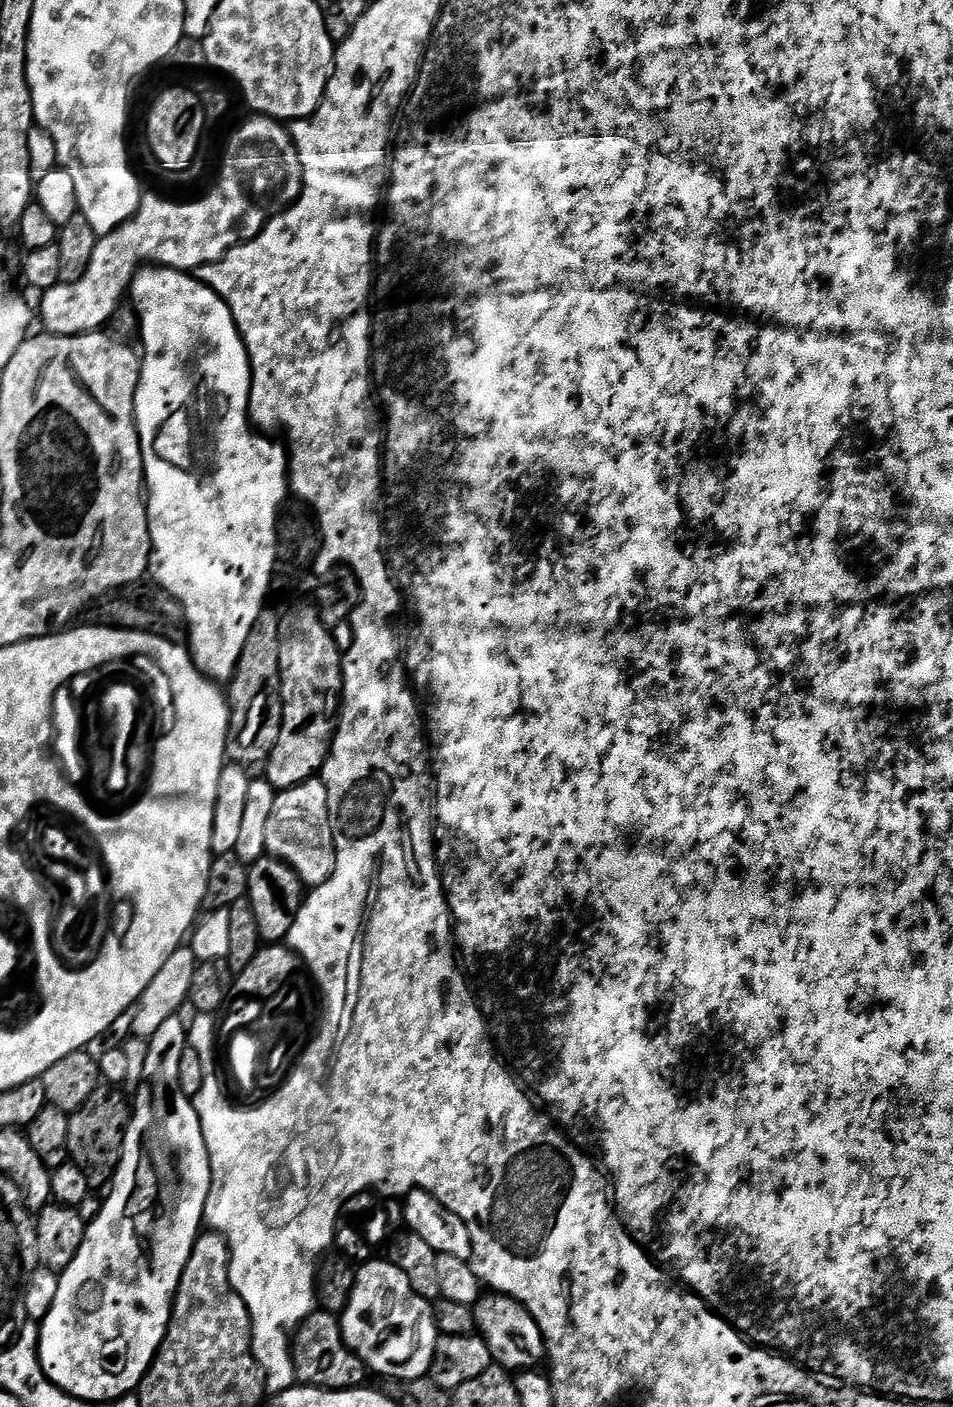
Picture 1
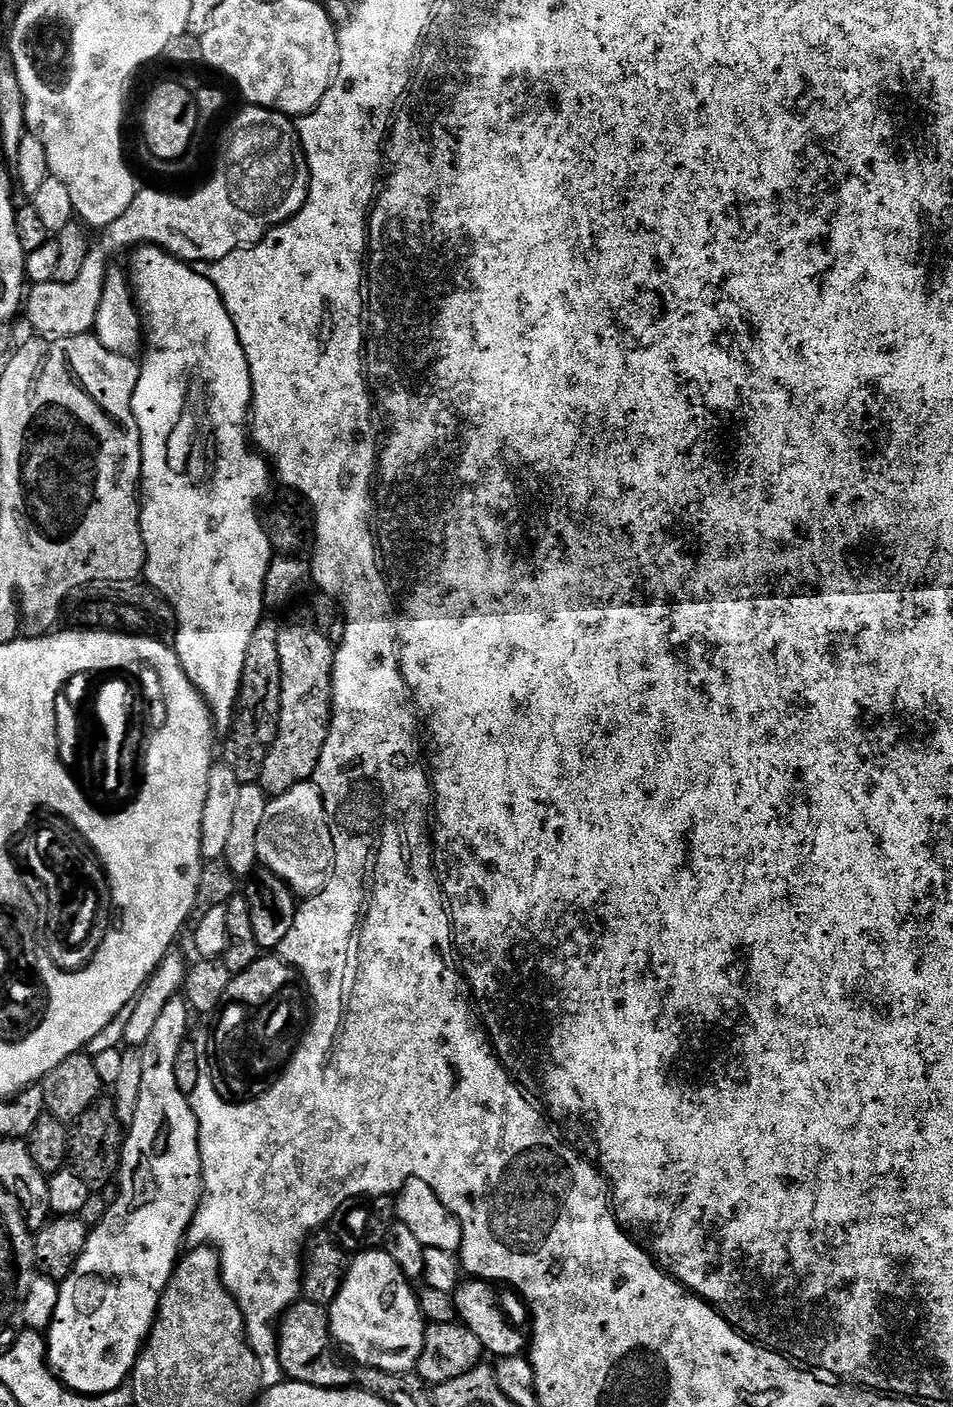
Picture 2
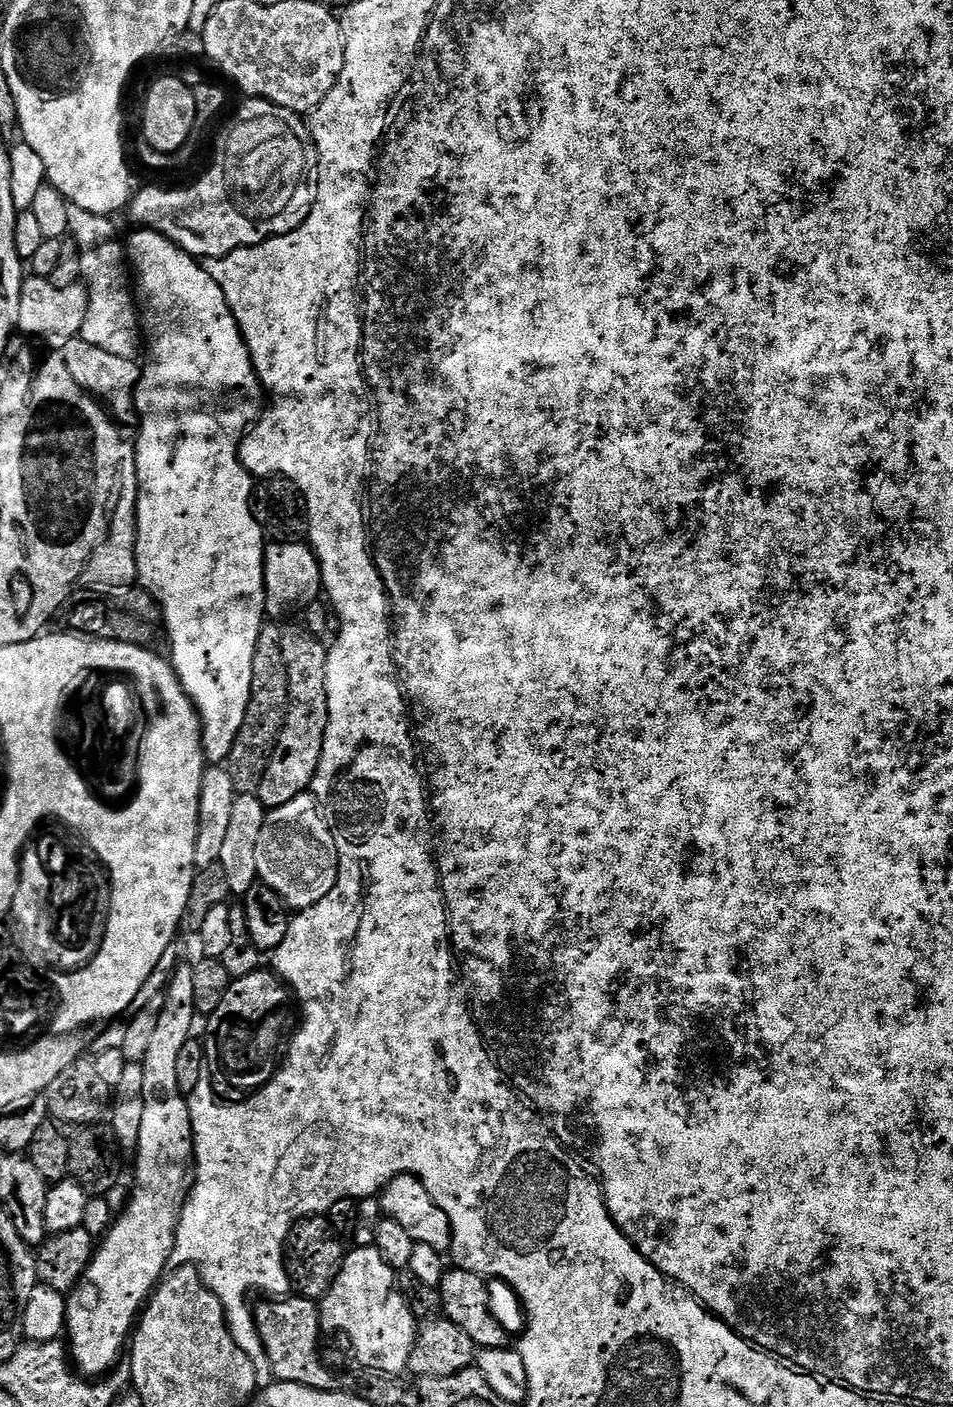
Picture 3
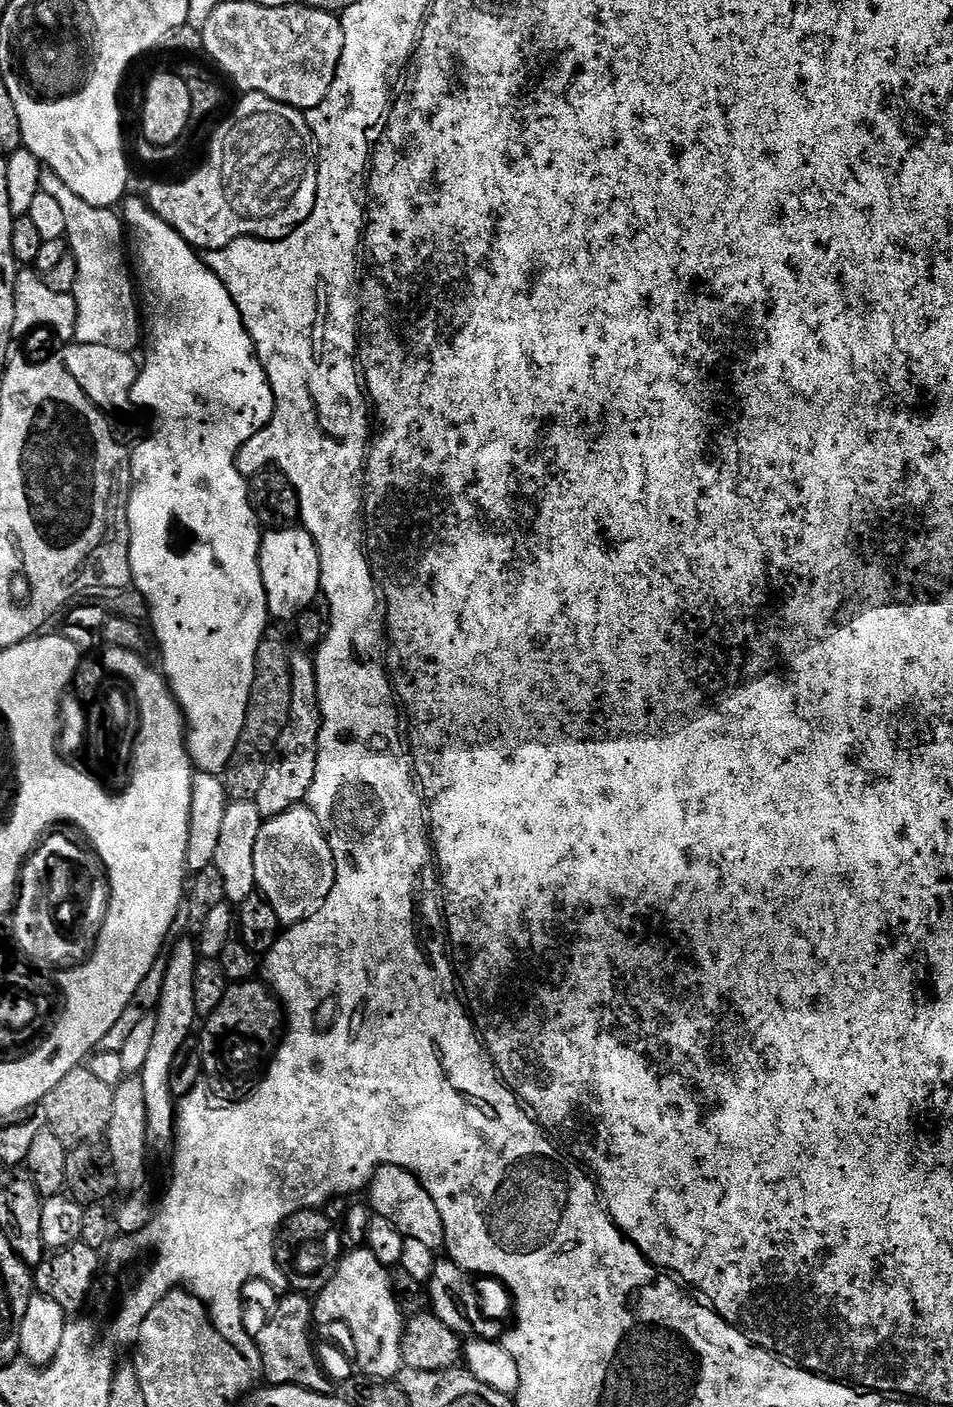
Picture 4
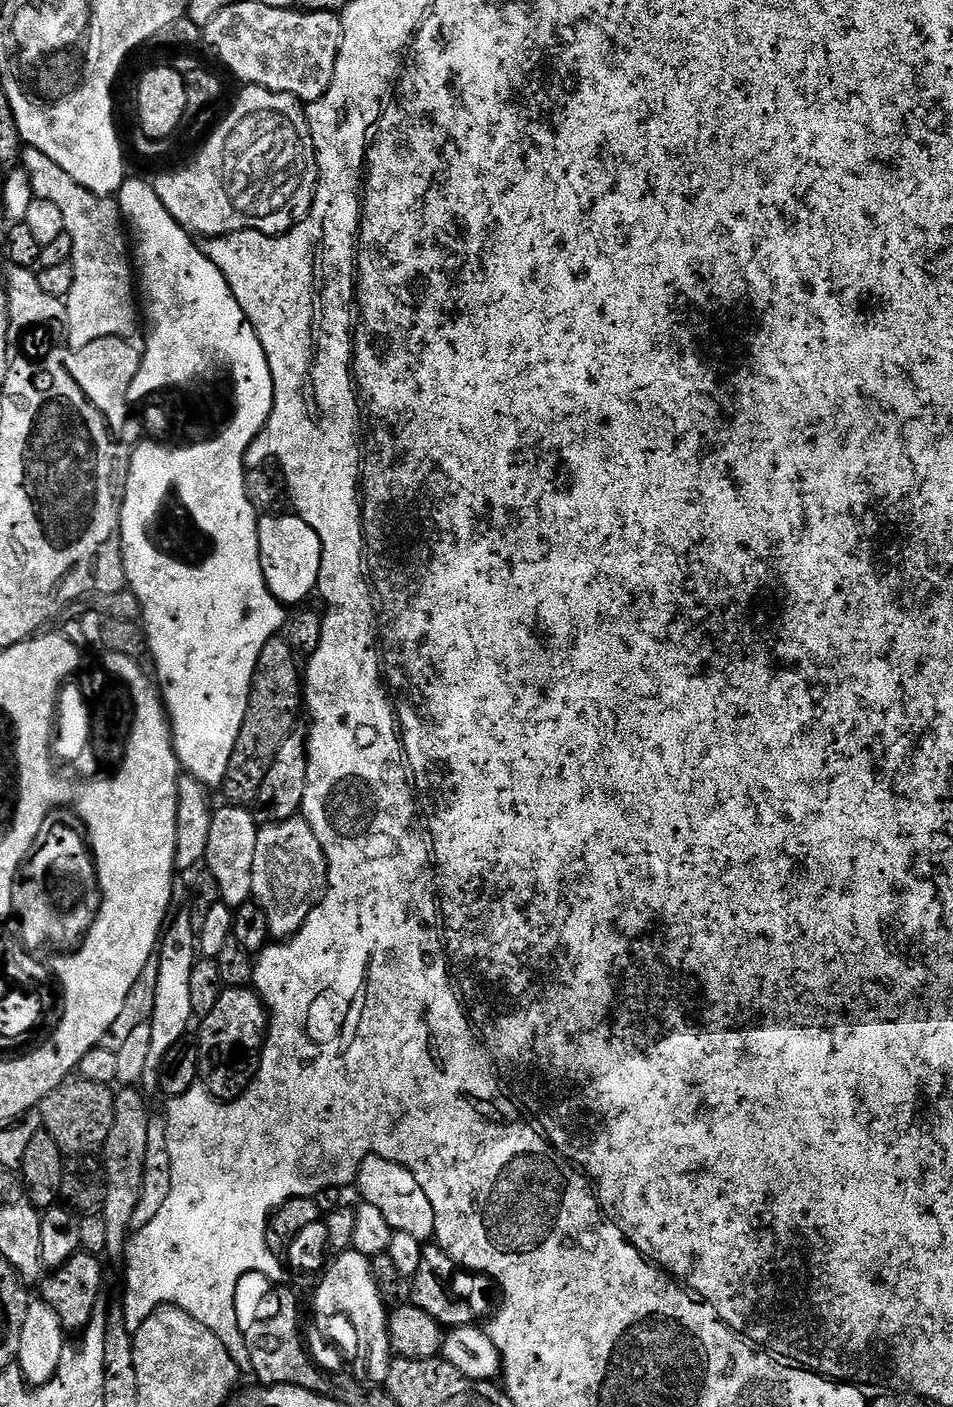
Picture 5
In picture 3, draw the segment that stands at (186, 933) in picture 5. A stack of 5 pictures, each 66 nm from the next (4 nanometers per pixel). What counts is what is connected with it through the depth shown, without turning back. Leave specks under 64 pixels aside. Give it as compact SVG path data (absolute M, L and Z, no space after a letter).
M180 966L172 972L166 991L163 993L158 1027L154 1030L152 1041L142 1061L144 1065L142 1130L138 1130L138 1146L134 1150L136 1177L132 1180L132 1197L124 1208L124 1216L117 1215L113 1219L112 1227L99 1241L87 1270L76 1283L76 1287L66 1296L68 1301L66 1344L70 1349L70 1360L75 1371L88 1378L100 1378L115 1369L112 1367L115 1366L120 1351L123 1348L125 1351L138 1323L138 1317L144 1305L148 1303L148 1297L156 1291L156 1285L165 1275L172 1258L180 1211L184 1209L184 1203L188 1200L190 1165L194 1160L192 1117L188 1113L190 1104L185 1093L178 1090L178 1054L193 1035L192 1027L195 1026L196 1020L198 1021L198 1013L194 1006L194 974L191 967Z

